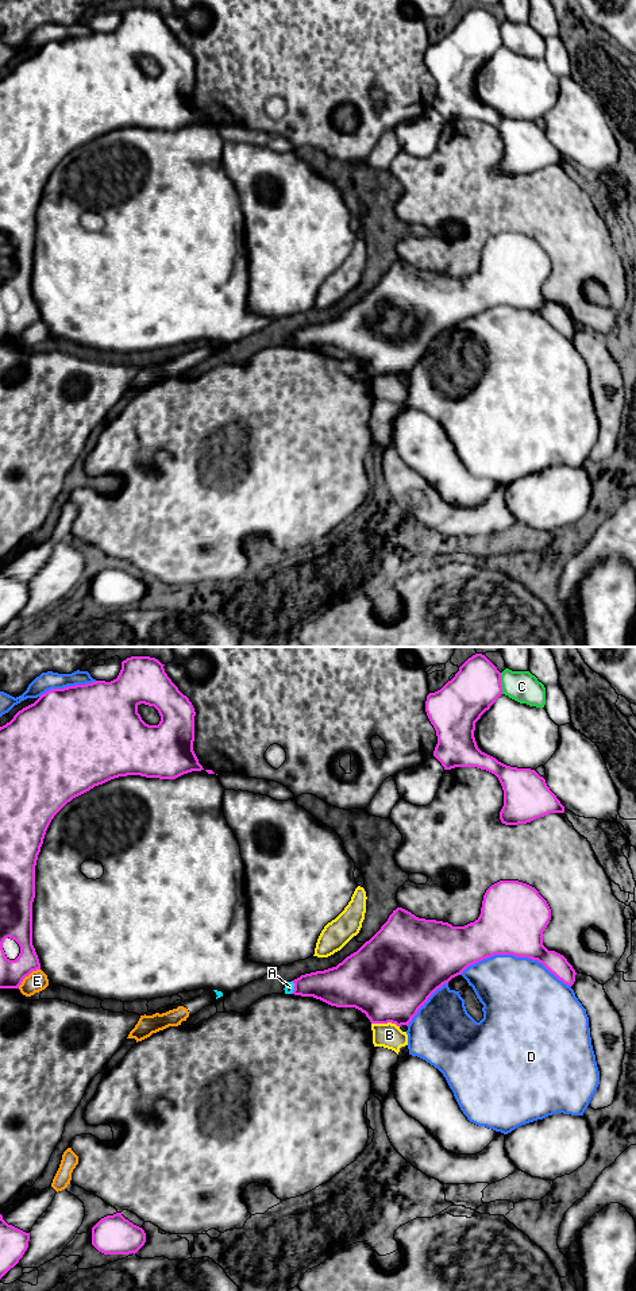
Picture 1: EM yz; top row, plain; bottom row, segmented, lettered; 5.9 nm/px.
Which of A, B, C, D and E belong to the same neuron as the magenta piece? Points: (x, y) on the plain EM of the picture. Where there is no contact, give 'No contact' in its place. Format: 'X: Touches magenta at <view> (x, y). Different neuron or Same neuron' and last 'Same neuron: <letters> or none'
A: Touches magenta at yz (295, 339). Different neuron
B: Touches magenta at yz (385, 374). Different neuron
C: Touches magenta at yz (500, 35). Different neuron
D: Touches magenta at yz (515, 307). Different neuron
E: Touches magenta at yz (27, 327). Different neuron
Same neuron: none

